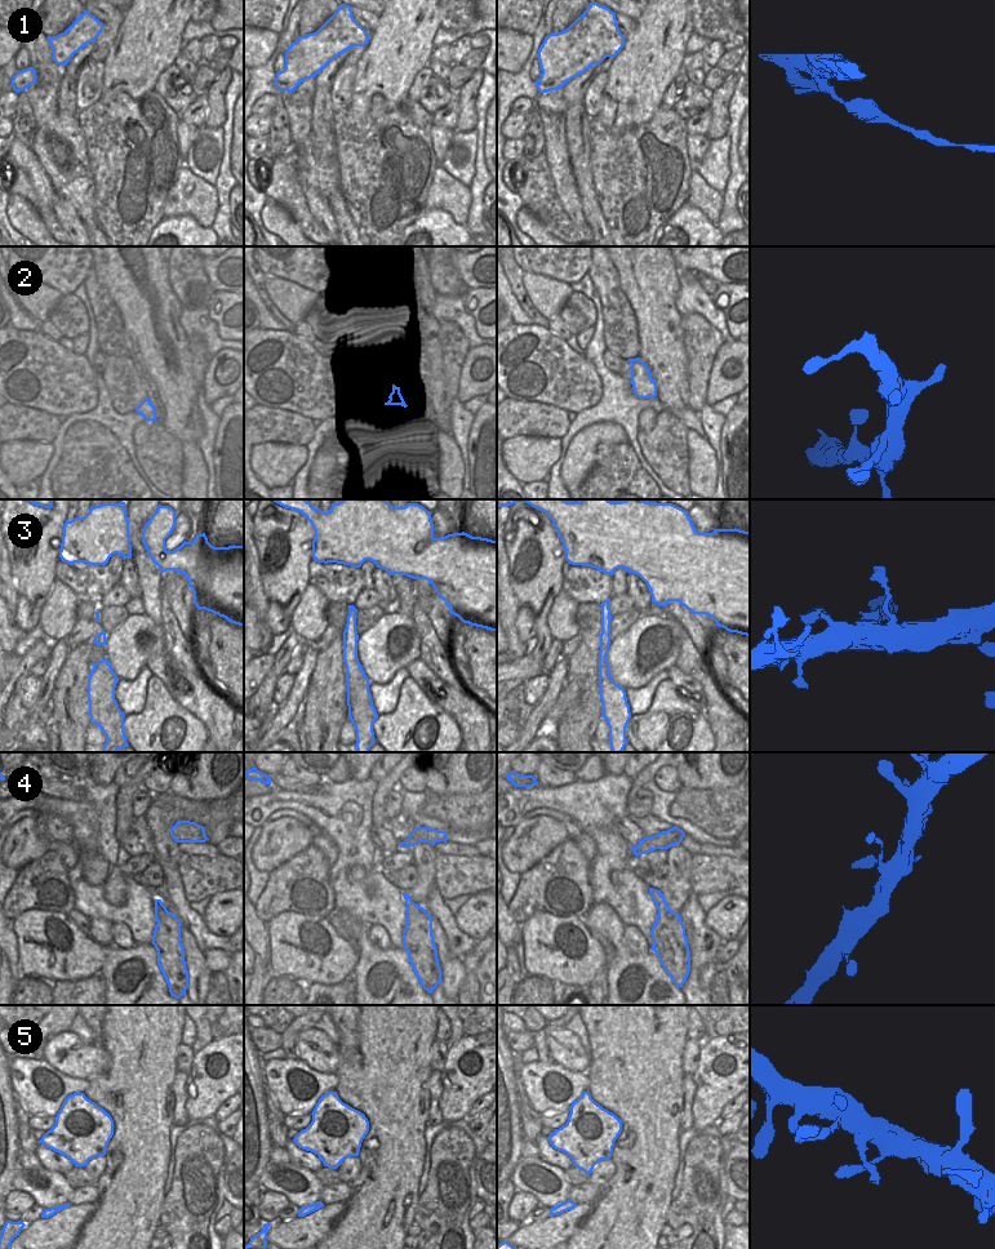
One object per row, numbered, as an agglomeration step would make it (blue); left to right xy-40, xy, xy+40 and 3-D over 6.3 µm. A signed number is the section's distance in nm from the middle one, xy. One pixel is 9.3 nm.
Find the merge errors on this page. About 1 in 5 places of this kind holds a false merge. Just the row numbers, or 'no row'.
1.

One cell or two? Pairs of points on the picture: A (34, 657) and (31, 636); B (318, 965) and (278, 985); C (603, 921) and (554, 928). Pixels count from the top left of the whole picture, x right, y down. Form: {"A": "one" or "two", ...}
{"A": "two", "B": "two", "C": "two"}

